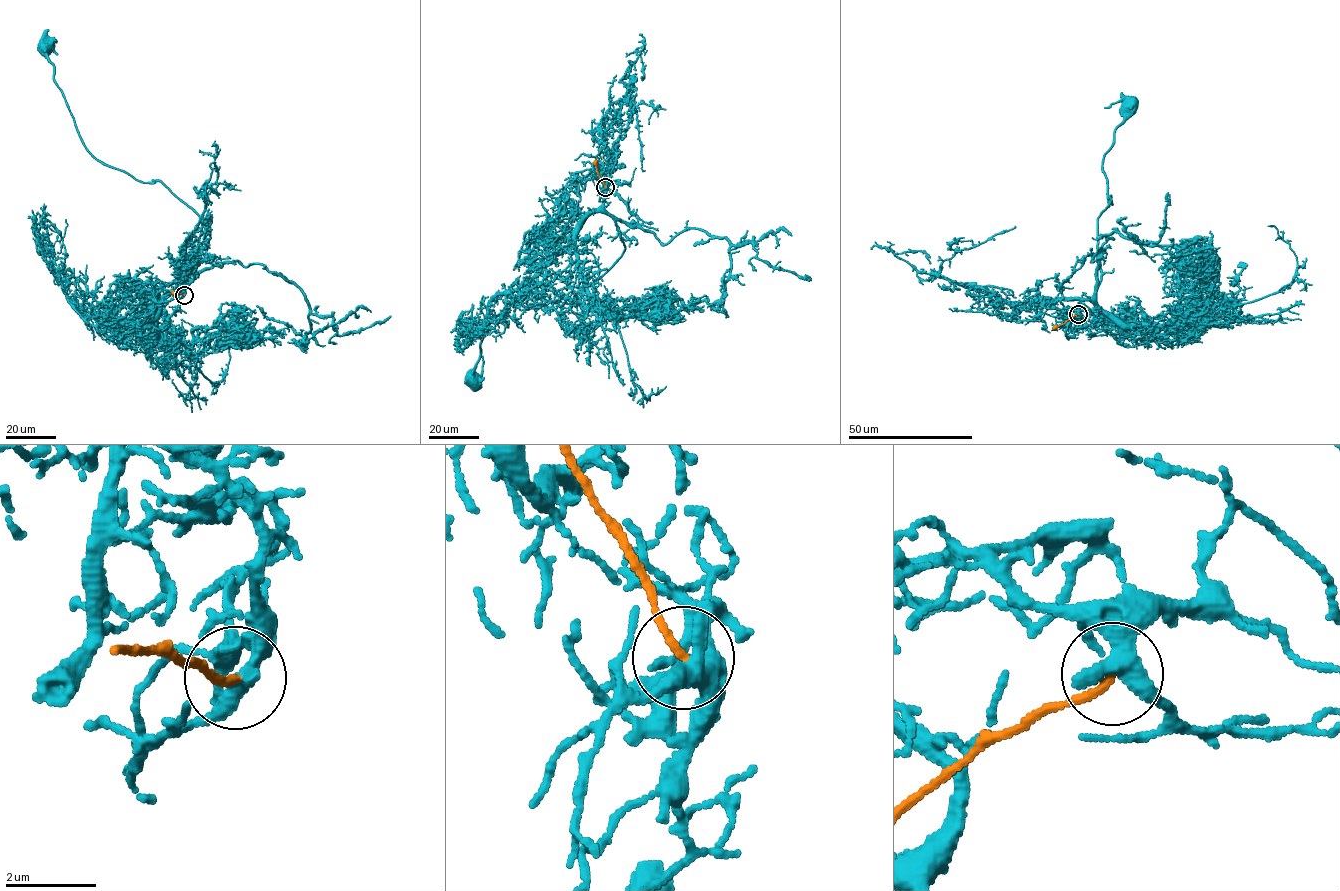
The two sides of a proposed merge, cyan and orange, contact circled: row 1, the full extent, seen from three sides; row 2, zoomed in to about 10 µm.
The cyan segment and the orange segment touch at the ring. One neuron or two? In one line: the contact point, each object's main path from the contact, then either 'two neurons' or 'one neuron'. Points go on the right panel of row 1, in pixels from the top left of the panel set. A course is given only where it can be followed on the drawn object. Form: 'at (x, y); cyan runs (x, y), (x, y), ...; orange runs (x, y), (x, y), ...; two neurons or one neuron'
at (1078, 314); cyan runs (1078, 314), (1053, 303), (1090, 298), (1101, 281), (1097, 218), (1111, 196), (1112, 204), (1103, 158), (1129, 109); orange runs (1078, 314), (1052, 329); two neurons

